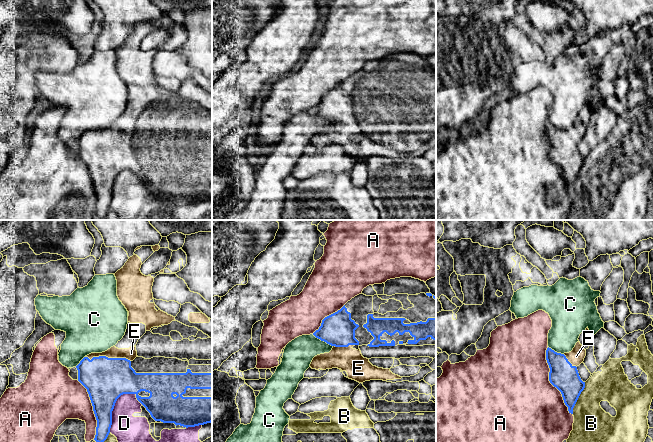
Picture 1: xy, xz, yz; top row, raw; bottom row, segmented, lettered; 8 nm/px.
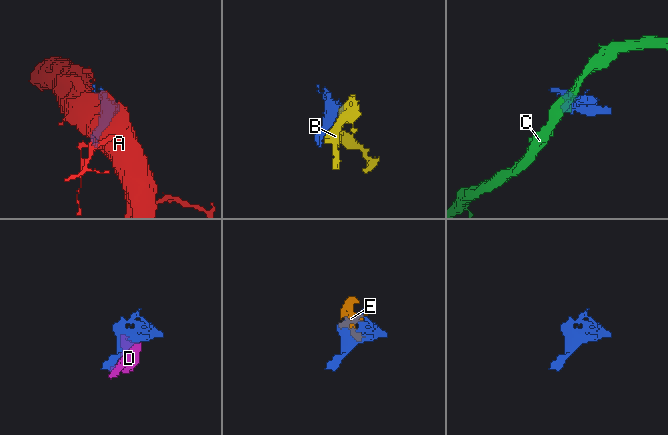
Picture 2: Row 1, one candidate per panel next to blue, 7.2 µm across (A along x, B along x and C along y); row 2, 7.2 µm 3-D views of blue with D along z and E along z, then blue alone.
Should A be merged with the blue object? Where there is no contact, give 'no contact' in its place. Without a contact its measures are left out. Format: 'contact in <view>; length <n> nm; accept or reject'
contact in yz; length 600 nm; reject

